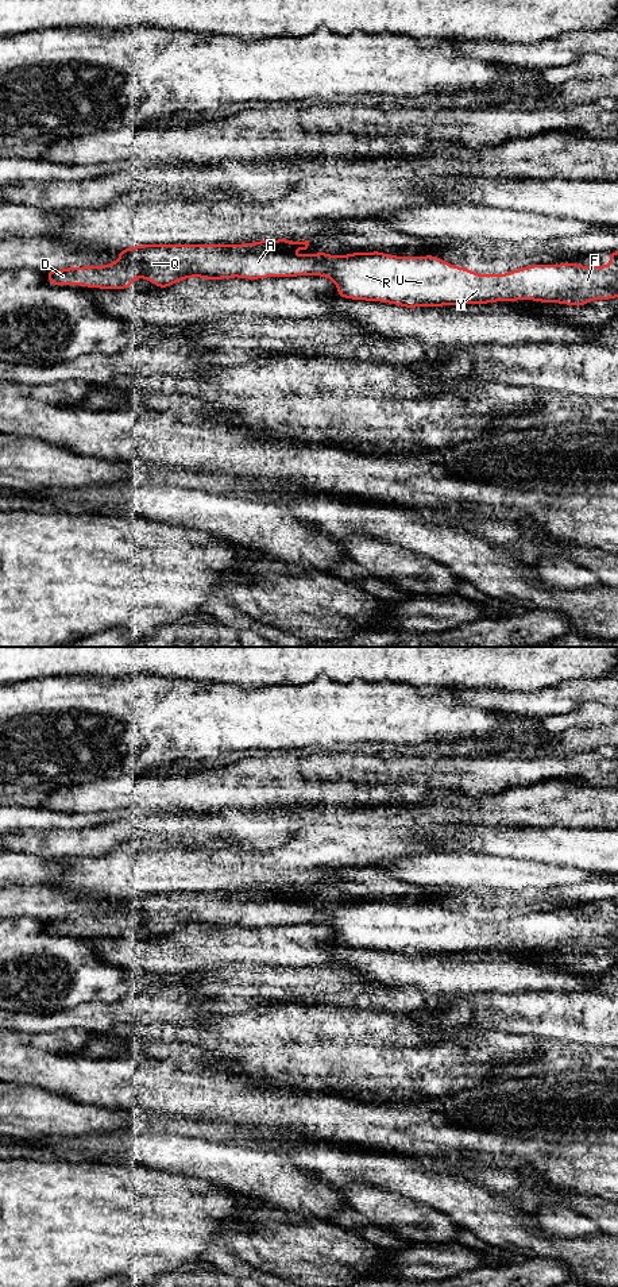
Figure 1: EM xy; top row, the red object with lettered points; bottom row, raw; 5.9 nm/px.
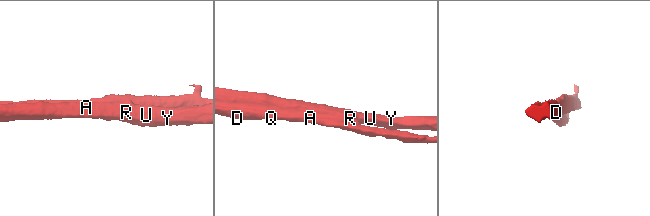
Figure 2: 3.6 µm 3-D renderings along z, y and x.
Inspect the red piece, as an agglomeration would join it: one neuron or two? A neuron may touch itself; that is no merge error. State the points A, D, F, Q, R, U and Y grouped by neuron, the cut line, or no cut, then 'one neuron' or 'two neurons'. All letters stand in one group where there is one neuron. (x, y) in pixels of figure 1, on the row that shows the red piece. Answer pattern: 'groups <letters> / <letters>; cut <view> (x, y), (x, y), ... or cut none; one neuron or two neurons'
groups A D Q / F R U Y; cut xy (321, 253), (321, 259), (329, 269), (325, 276); two neurons

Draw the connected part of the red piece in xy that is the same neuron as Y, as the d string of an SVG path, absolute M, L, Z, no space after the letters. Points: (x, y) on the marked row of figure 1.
M618 251L606 255L613 265L580 266L572 262L561 265L530 265L505 274L479 274L451 265L434 255L398 257L374 253L352 253L332 257L322 253L322 261L331 271L325 275L336 284L339 297L379 301L403 308L444 307L463 304L488 304L498 301L533 300L583 307L592 300L618 297Z

